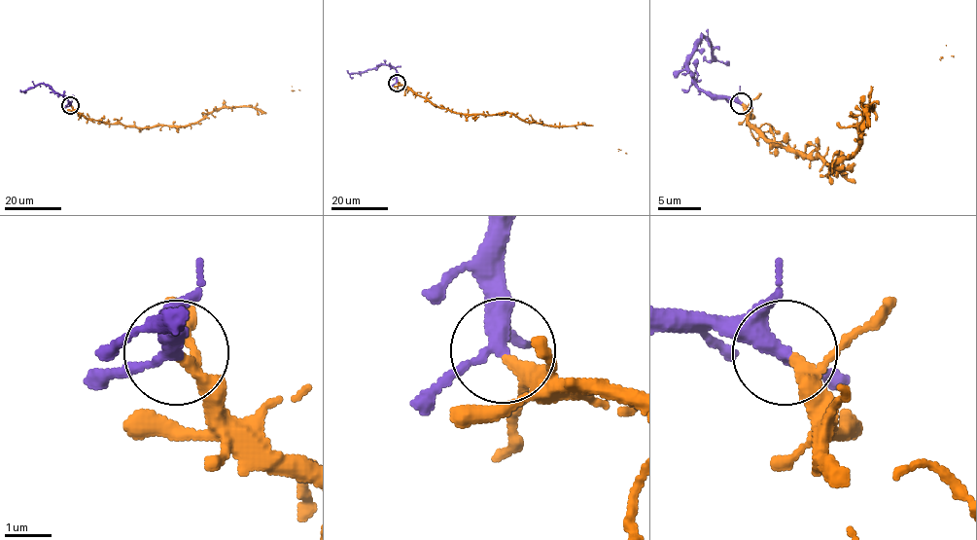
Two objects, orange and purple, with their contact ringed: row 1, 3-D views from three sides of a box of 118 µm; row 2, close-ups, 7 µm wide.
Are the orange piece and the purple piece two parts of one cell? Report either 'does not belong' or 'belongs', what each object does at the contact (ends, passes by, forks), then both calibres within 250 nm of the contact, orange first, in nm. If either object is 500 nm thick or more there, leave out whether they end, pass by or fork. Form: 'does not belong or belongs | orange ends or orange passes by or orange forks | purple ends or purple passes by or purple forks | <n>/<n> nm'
belongs | orange passes by | purple forks | 200/240 nm

